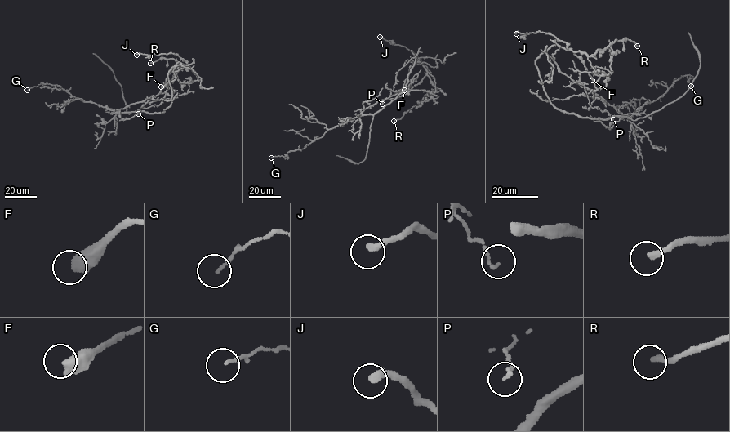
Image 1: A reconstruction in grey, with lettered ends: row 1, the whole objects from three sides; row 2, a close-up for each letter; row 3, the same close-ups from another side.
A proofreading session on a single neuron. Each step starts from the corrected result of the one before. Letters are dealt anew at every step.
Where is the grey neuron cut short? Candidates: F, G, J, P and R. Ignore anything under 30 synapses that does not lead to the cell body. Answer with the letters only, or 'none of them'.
J, R

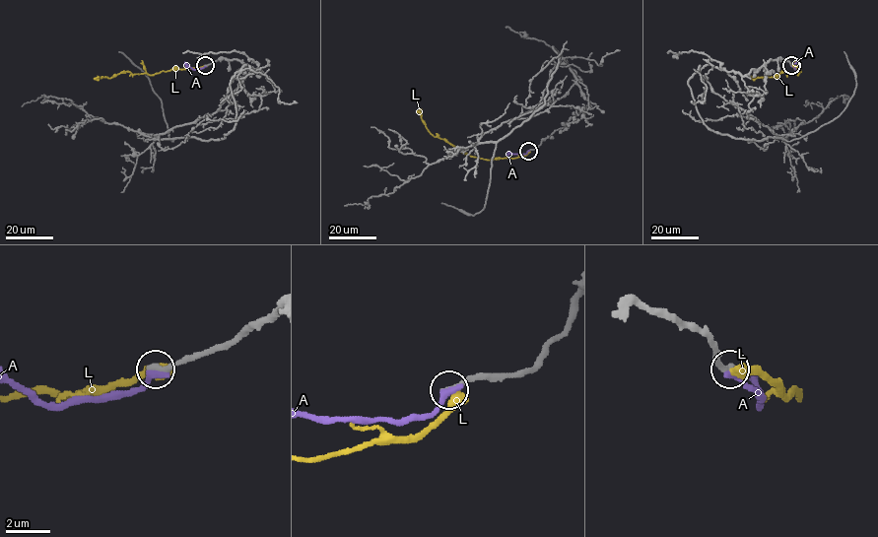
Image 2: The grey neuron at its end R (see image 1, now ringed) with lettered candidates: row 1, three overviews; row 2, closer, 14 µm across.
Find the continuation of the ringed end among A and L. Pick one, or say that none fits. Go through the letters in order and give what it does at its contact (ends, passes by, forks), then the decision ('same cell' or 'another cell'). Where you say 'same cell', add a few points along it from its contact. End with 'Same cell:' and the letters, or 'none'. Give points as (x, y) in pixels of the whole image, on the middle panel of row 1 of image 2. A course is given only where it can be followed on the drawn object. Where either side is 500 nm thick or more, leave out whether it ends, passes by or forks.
A: it ends | same cell | via (528, 151), (507, 156)
L: another cell
Same cell: A

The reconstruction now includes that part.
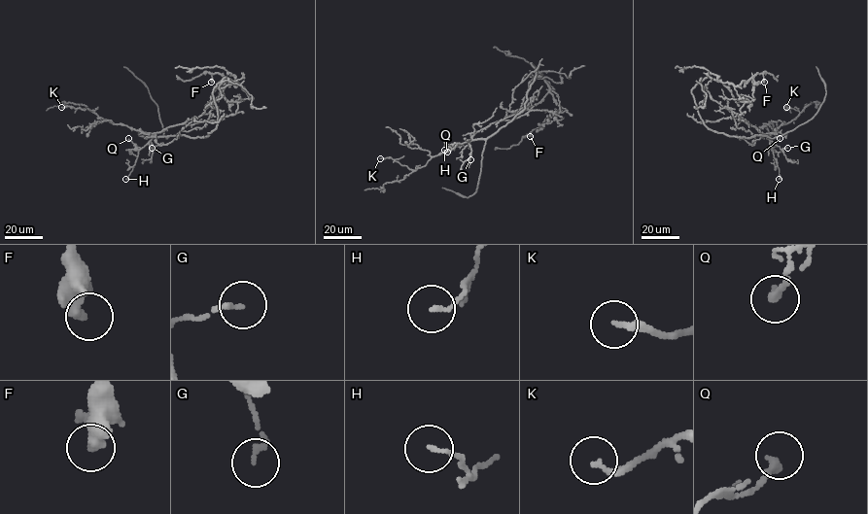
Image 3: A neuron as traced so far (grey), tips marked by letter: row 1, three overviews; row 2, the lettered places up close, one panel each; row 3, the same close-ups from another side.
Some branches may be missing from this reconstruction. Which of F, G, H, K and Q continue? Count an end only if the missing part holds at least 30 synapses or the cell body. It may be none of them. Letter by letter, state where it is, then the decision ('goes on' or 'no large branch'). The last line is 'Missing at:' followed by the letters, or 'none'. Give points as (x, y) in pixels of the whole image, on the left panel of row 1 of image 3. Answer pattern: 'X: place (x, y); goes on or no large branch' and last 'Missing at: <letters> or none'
F: place (211, 82); no large branch
G: place (152, 148); no large branch
H: place (125, 179); no large branch
K: place (61, 107); no large branch
Q: place (128, 138); no large branch
Missing at: none

